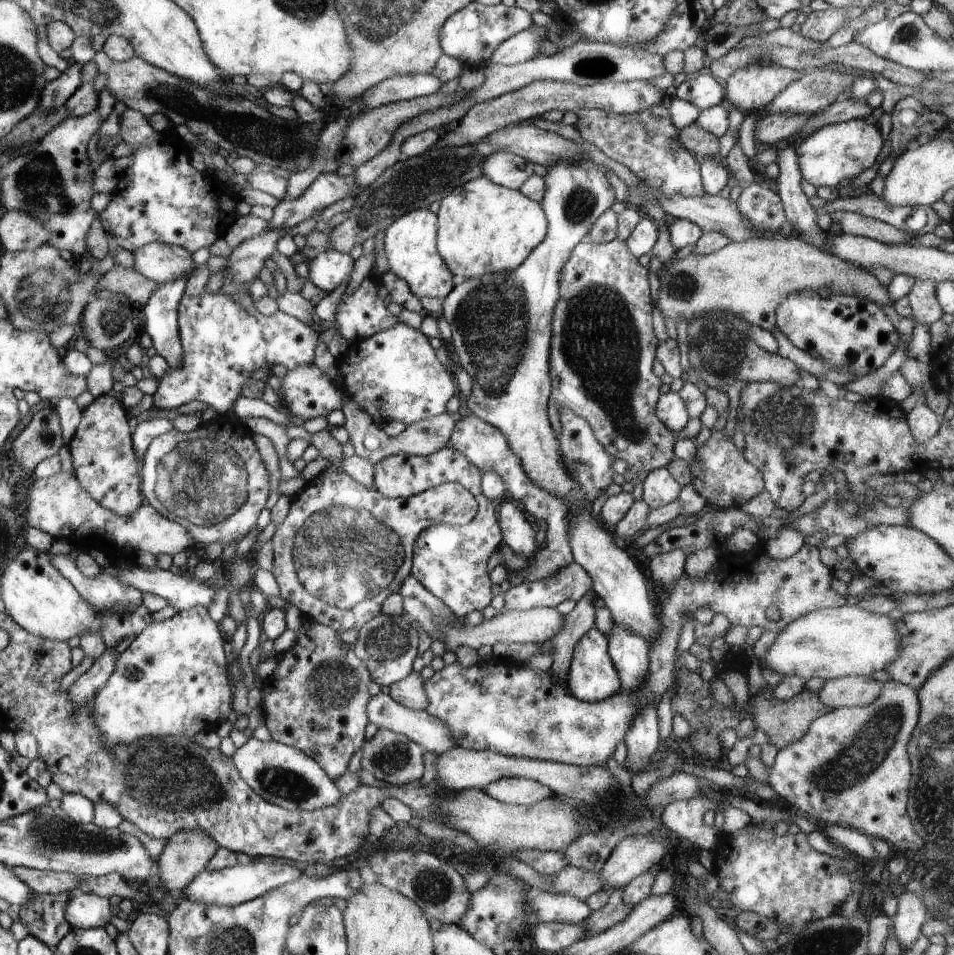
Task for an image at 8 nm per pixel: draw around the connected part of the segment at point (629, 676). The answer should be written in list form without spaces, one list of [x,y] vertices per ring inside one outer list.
[[[614,624],[608,639],[608,654],[618,671],[621,690],[635,693],[647,679],[649,644],[628,627]]]

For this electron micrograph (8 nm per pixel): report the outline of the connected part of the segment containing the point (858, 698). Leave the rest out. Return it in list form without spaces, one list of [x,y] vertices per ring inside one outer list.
[[[872,675],[855,677],[838,677],[827,680],[818,696],[820,700],[829,707],[837,709],[838,707],[865,707],[872,704],[880,695],[885,684],[875,680]]]

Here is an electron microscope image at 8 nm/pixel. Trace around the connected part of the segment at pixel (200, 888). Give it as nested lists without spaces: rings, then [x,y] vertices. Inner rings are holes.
[[[255,860],[247,866],[238,863],[236,866],[225,868],[224,870],[209,871],[203,870],[190,885],[179,895],[180,898],[186,897],[192,901],[215,904],[221,907],[235,907],[236,905],[251,901],[256,897],[266,894],[279,886],[294,882],[300,878],[300,870],[286,864],[264,864]]]

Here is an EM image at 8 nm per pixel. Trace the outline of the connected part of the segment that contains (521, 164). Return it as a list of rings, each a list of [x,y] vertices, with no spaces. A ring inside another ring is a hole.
[[[496,152],[482,163],[482,175],[494,184],[519,190],[522,183],[534,175],[534,163],[512,153]]]

